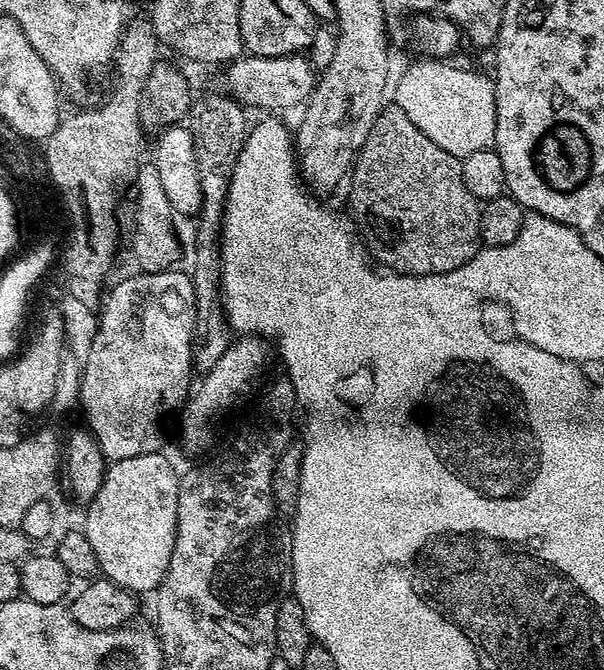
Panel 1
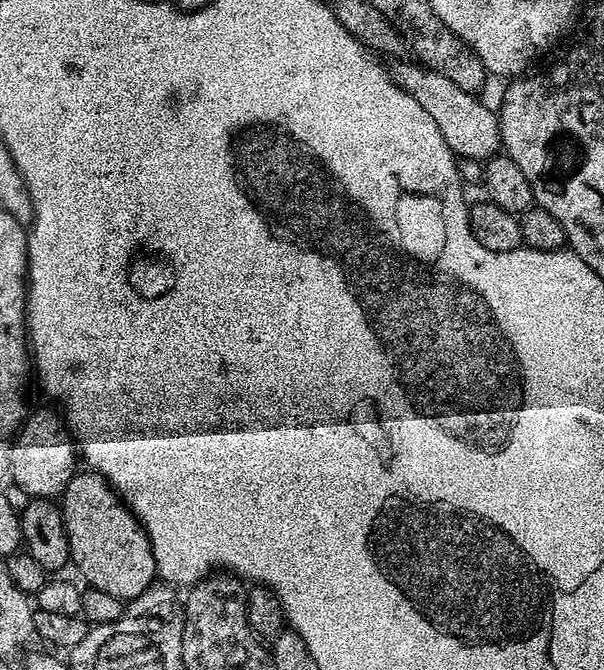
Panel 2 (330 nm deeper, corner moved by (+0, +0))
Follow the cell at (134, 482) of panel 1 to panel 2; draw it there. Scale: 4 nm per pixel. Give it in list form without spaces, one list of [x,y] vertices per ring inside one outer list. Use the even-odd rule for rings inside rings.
[[[91,470],[77,471],[72,481],[64,487],[62,511],[68,535],[68,555],[74,568],[76,564],[77,570],[84,575],[85,585],[106,590],[106,594],[114,594],[114,598],[125,602],[137,600],[146,589],[153,587],[158,573],[148,535],[136,515],[113,492],[112,485],[103,476],[97,476]]]

